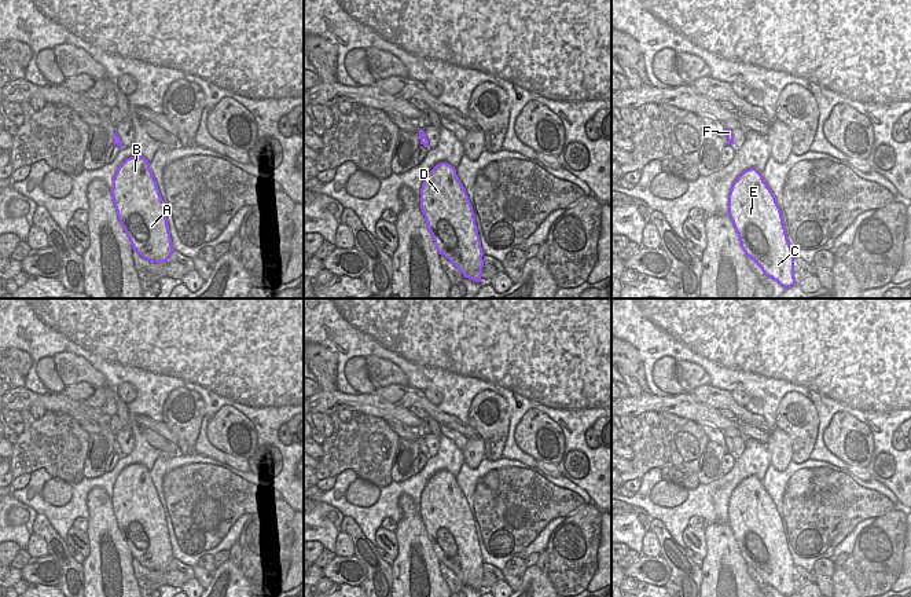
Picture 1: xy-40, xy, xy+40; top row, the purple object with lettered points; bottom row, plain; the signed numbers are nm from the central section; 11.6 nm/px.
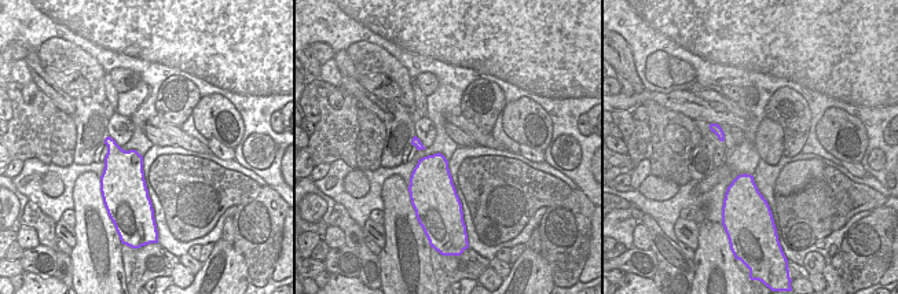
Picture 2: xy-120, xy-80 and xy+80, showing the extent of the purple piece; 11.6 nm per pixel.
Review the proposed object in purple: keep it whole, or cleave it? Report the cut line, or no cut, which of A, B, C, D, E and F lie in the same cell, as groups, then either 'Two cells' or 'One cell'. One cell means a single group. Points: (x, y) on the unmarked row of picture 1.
No split. Groups: A B C D E F. One cell.

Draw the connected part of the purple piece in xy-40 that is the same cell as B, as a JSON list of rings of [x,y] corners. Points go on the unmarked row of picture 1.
[[[142,464],[126,466],[114,483],[111,503],[132,557],[151,571],[168,569],[175,557],[150,470]]]

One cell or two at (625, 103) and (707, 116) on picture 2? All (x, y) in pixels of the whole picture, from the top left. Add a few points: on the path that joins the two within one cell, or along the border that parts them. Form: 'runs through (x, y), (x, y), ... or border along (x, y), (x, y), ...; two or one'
runs through (645, 96), (686, 103); one

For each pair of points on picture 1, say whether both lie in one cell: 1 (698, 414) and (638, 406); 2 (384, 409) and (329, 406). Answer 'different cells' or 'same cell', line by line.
1: same cell
2: same cell

